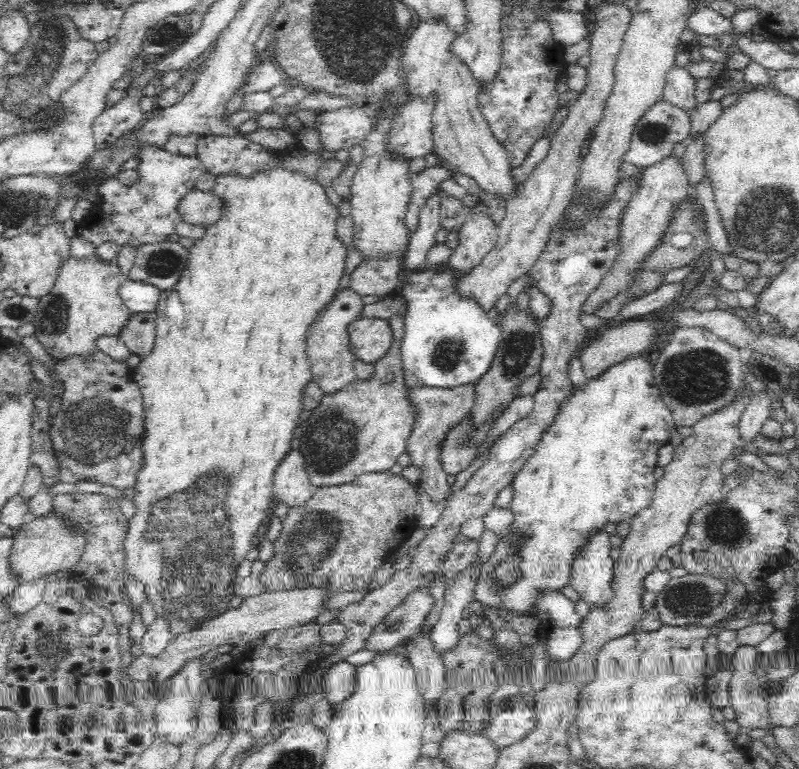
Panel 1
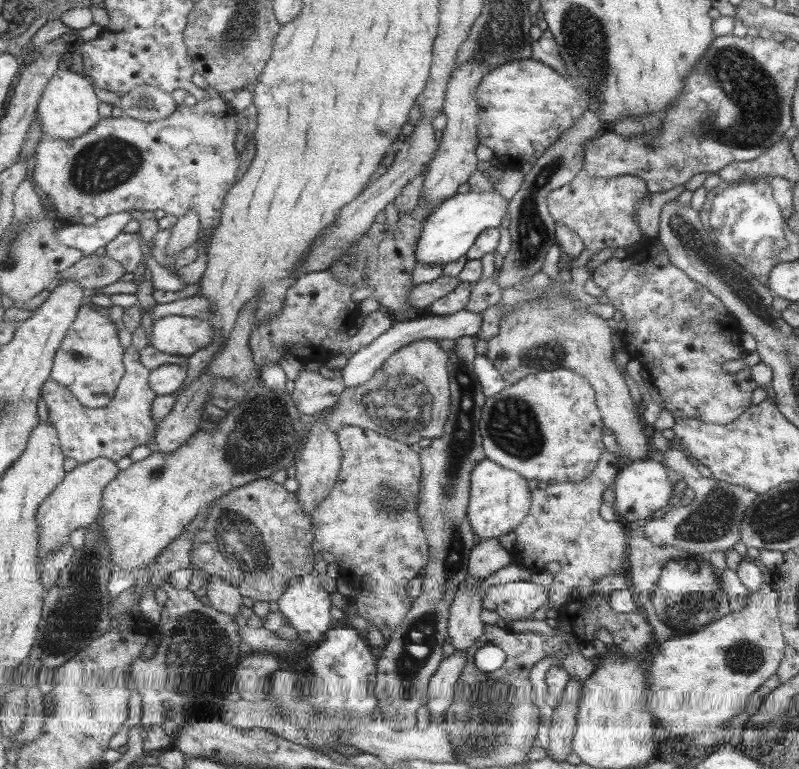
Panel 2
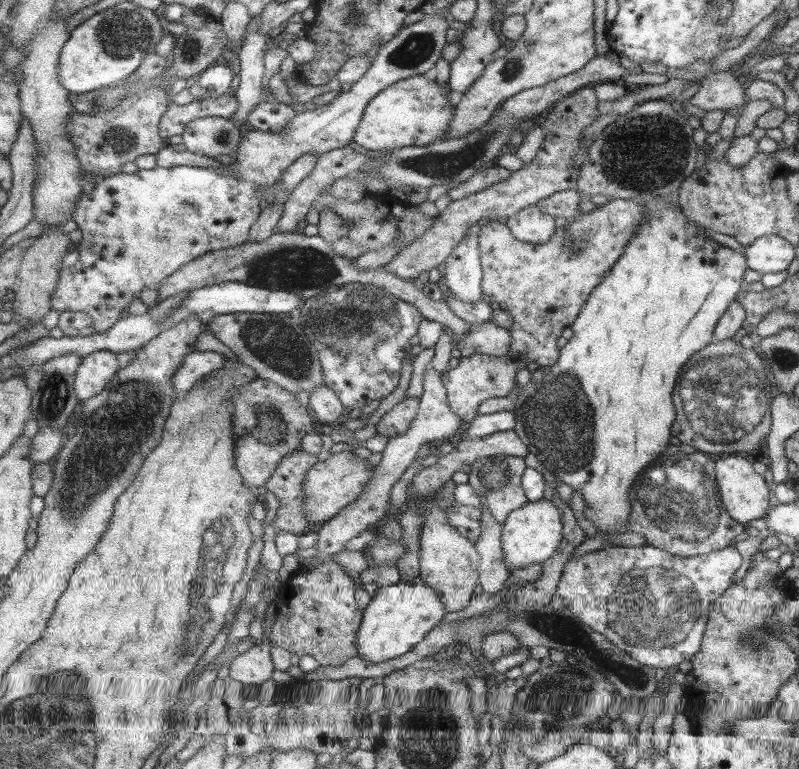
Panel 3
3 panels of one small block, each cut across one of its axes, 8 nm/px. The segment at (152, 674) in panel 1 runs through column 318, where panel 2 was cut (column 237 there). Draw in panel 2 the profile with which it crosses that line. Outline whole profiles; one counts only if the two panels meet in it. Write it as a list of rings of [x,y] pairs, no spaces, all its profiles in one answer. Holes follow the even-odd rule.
[[[206,575],[206,597],[208,598],[210,608],[217,612],[225,613],[231,617],[239,614],[241,606],[240,592],[237,587],[220,579],[215,575]]]

